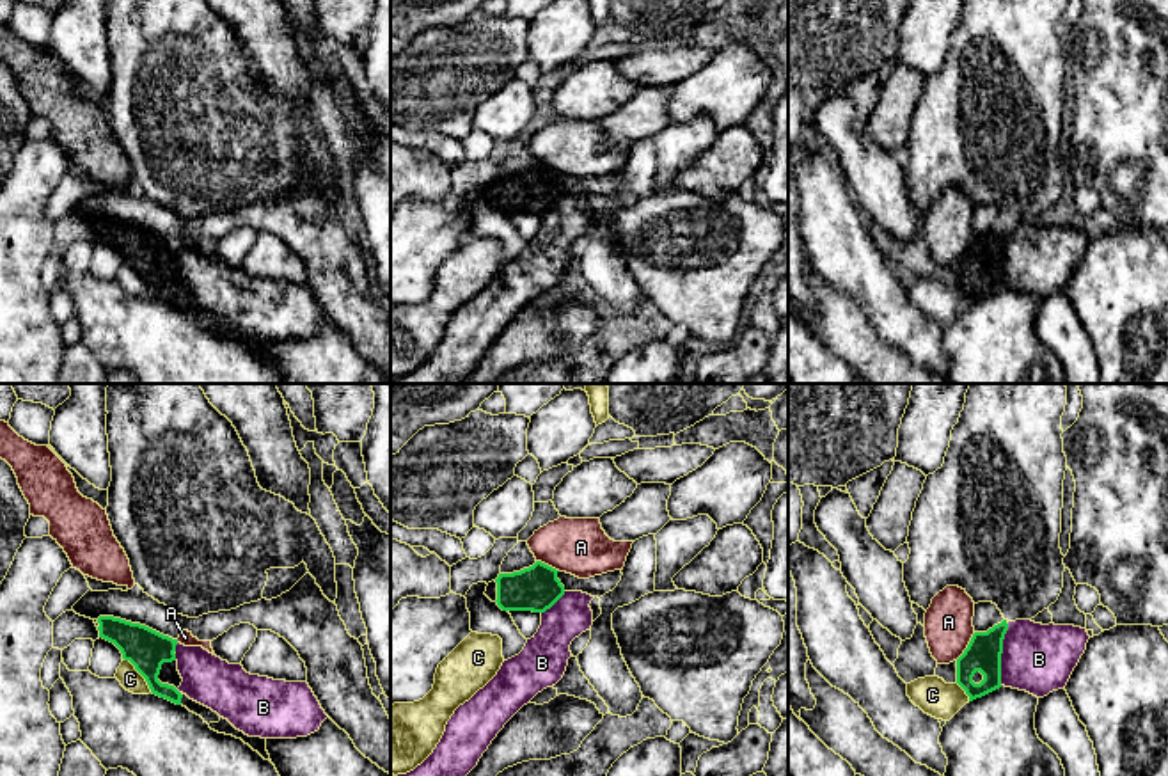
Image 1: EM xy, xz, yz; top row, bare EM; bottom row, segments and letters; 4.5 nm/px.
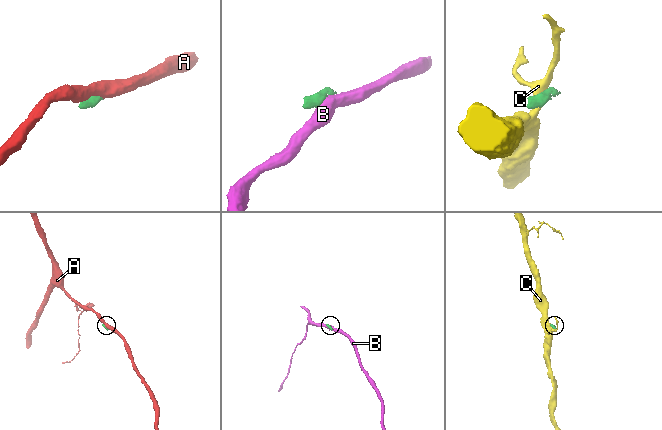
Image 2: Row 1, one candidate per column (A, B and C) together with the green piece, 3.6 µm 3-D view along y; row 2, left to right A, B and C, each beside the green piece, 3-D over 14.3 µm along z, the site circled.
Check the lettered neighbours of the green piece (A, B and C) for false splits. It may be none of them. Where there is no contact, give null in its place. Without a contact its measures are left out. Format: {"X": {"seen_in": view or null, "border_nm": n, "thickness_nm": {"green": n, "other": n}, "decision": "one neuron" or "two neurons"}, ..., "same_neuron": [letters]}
{"A": {"seen_in": "yz", "border_nm": 160, "thickness_nm": {"green": 160, "other": 220}, "decision": "two neurons"}, "B": {"seen_in": "yz", "border_nm": 280, "thickness_nm": {"green": 160, "other": 320}, "decision": "two neurons"}, "C": {"seen_in": "xy", "border_nm": 200, "thickness_nm": {"green": 190, "other": 100}, "decision": "two neurons"}, "same_neuron": []}

